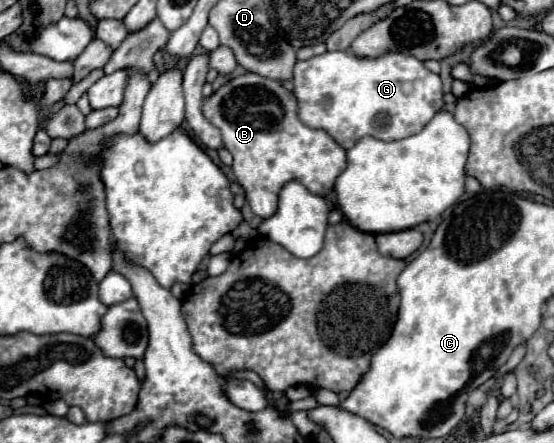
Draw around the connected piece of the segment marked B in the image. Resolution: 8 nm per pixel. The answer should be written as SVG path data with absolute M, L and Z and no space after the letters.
M256 73L234 77L202 101L202 113L214 127L222 131L224 147L234 157L234 175L242 185L252 211L260 217L270 217L270 213L274 213L274 205L278 205L278 189L282 189L286 181L302 181L302 185L306 185L306 189L312 193L326 195L334 187L336 177L346 169L346 151L326 131L306 127L298 119L296 97L274 79L266 79Z

